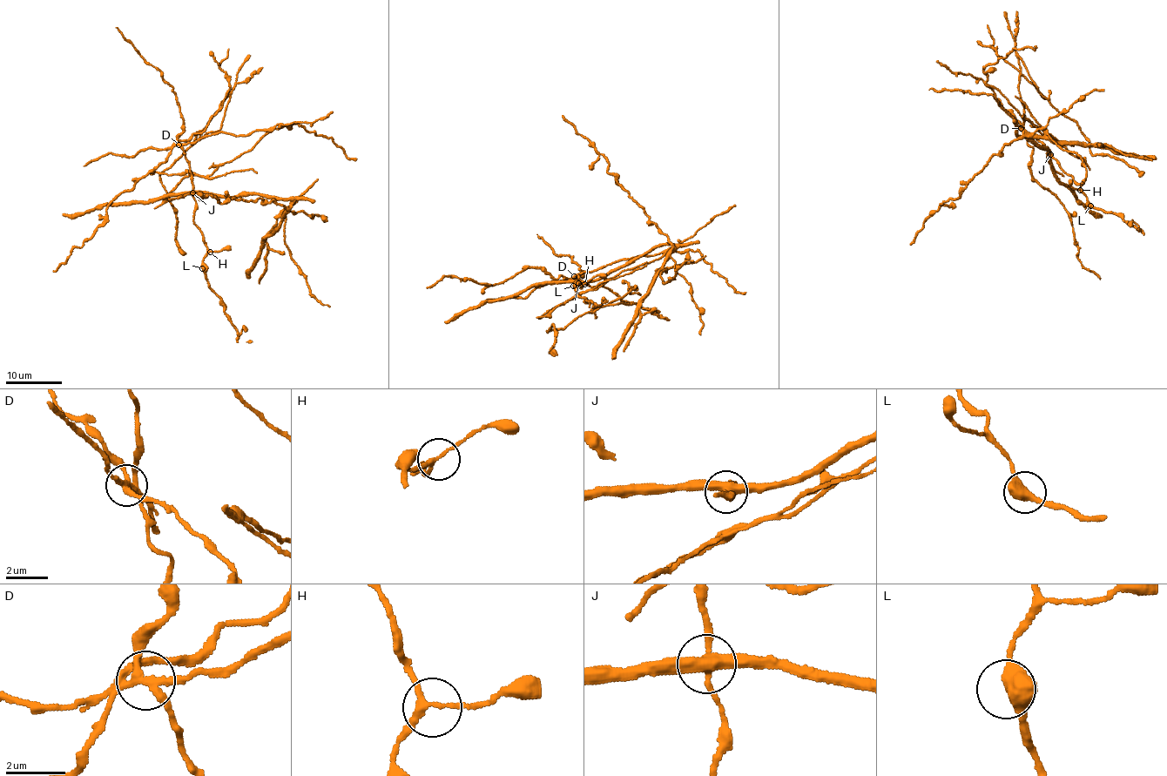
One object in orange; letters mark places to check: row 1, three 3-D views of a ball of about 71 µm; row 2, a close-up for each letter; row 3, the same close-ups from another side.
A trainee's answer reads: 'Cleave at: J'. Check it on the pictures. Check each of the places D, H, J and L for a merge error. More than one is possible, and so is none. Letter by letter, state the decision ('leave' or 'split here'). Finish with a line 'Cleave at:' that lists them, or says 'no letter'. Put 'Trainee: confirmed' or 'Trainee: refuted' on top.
Trainee: refuted
D: split here
H: leave
J: split here
L: leave
Cleave at: D, J

